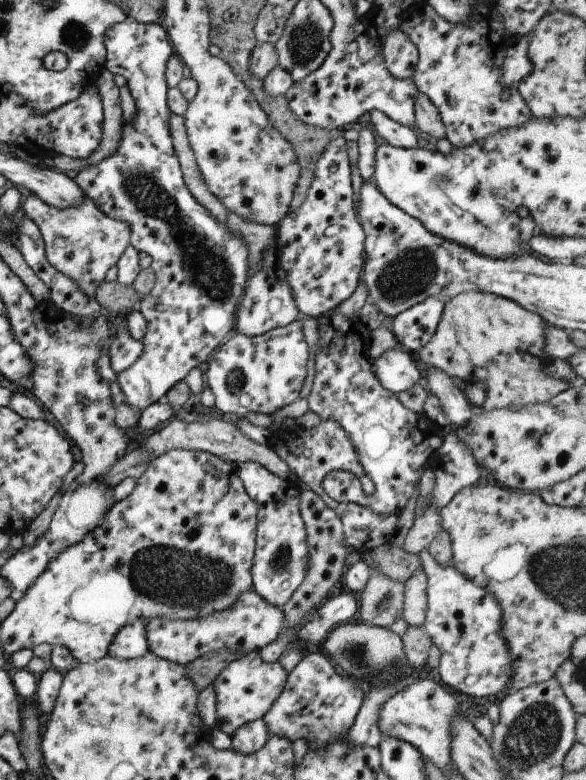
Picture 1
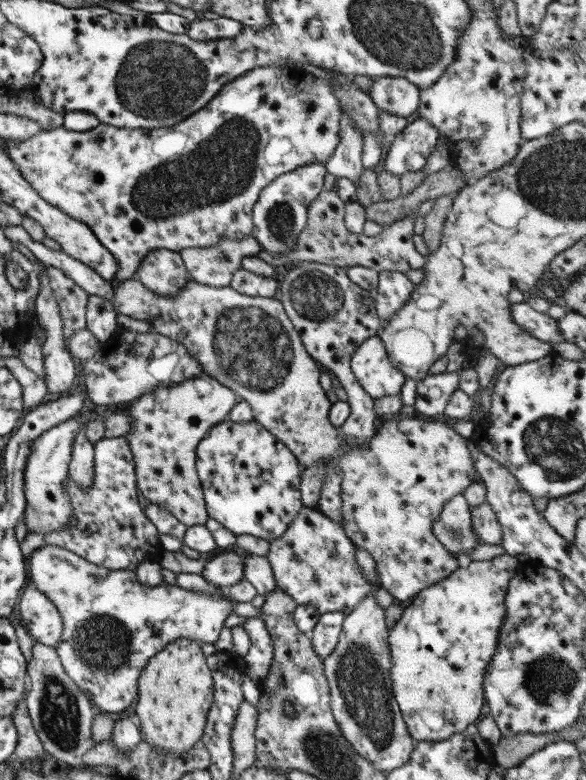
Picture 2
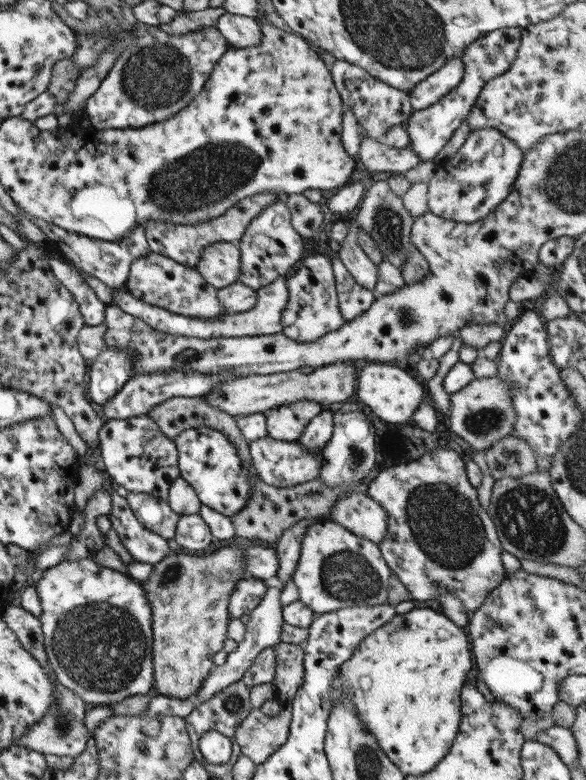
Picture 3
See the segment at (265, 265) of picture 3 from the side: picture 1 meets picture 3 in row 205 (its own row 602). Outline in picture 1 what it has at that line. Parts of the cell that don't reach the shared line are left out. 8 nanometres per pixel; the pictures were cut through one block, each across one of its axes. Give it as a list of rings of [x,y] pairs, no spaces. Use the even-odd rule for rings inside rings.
[[[257,461],[241,462],[235,469],[247,496],[257,508],[255,550],[249,570],[252,589],[271,606],[281,608],[303,582],[309,562],[305,529],[299,512],[300,490],[294,480],[275,476]]]

